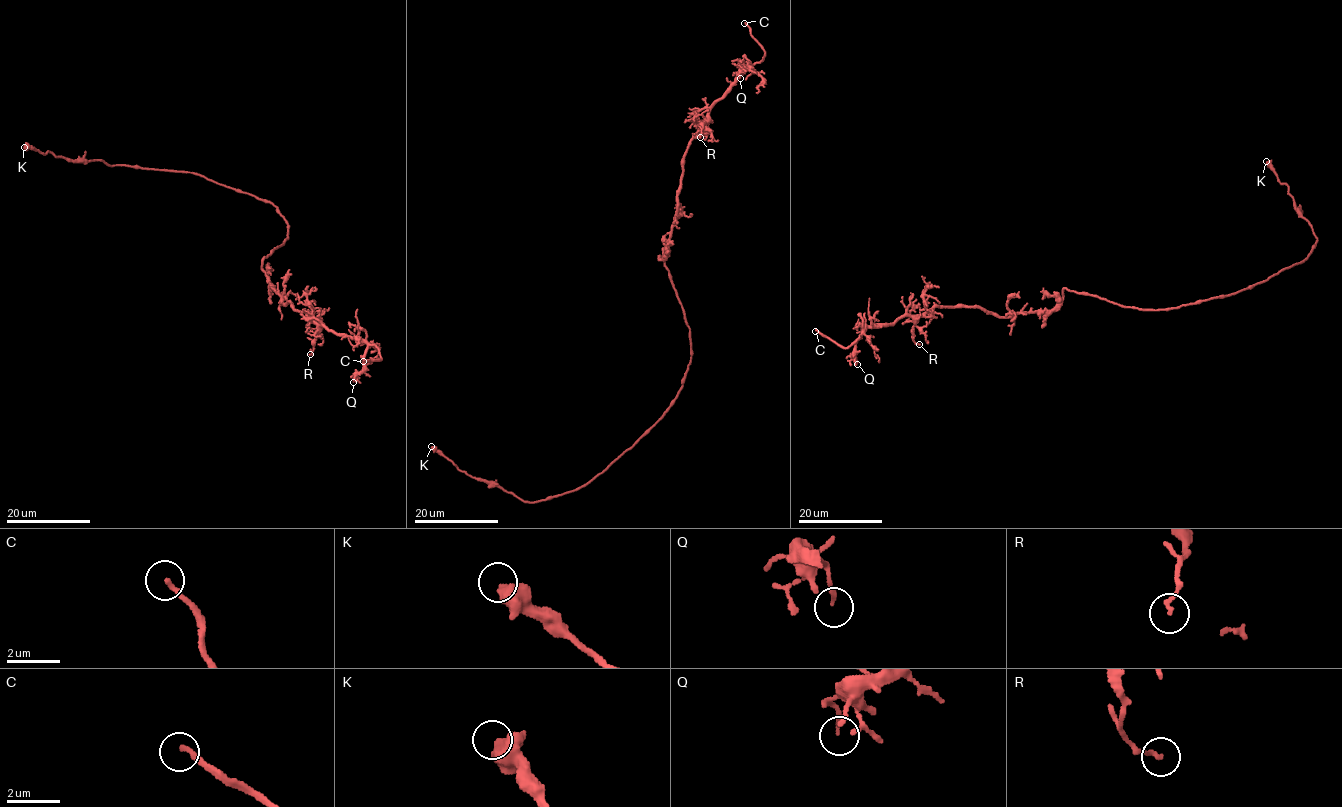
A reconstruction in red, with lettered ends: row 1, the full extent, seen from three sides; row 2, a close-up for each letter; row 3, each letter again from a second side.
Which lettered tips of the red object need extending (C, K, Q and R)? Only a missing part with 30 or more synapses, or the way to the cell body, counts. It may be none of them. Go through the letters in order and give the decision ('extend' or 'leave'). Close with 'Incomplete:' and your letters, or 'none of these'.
C: extend
K: leave
Q: leave
R: leave
Incomplete: C

